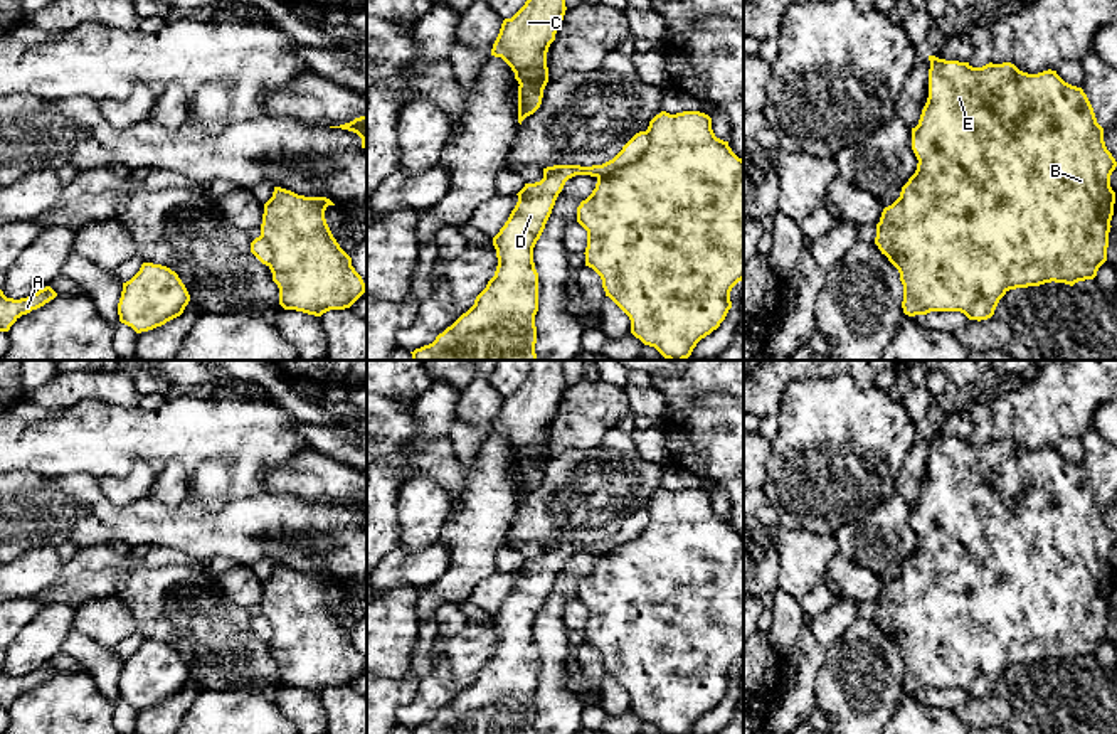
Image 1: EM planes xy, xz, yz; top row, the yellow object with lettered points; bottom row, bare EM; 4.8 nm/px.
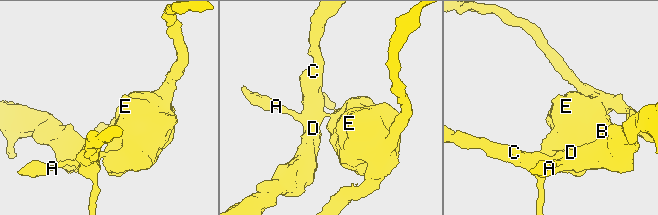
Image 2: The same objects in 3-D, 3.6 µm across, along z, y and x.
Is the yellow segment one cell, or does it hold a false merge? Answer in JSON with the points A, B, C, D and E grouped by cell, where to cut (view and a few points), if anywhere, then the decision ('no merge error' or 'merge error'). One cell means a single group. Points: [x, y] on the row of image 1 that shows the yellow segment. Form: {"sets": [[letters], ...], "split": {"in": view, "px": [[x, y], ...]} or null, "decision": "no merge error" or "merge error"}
{"sets": [["A", "C", "D"], ["B", "E"]], "split": {"in": "xz", "px": [[648, 130], [648, 147], [635, 160], [598, 177]]}, "decision": "merge error"}

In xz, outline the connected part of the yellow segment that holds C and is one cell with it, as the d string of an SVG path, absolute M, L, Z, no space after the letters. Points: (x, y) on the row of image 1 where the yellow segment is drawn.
M527 0L511 17L505 19L493 44L491 56L501 57L515 72L518 81L518 123L533 114L543 98L548 82L547 52L565 15L565 0Z

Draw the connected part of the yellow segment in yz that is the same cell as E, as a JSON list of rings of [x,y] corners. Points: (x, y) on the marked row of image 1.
[[[929,56],[929,98],[918,125],[912,128],[912,150],[918,160],[915,173],[902,187],[900,197],[883,209],[876,224],[875,244],[898,269],[903,285],[903,313],[908,316],[930,311],[961,311],[969,320],[987,320],[994,315],[999,300],[1016,288],[1040,286],[1045,283],[1065,283],[1093,279],[1098,268],[1107,261],[1110,221],[1114,215],[1115,192],[1110,175],[1117,167],[1115,158],[1104,141],[1104,128],[1097,123],[1093,108],[1082,88],[1065,82],[1056,71],[1028,74],[1011,62],[972,67],[969,62],[945,61]]]

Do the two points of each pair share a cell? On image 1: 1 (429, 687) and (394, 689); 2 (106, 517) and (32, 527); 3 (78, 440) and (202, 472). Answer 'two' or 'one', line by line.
1: two
2: one
3: one

